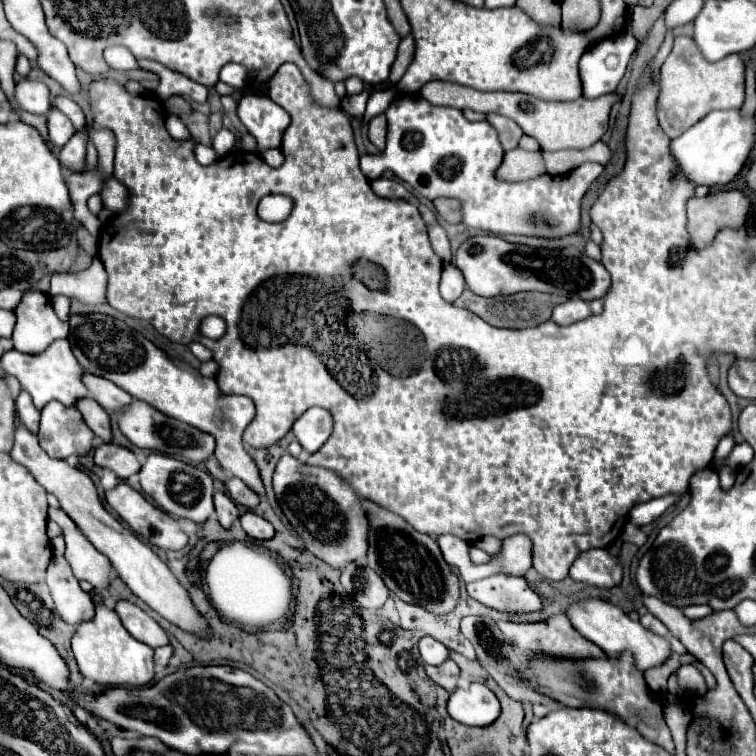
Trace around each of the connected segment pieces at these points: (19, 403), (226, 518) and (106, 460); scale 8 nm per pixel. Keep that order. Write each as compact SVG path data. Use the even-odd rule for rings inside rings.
M20 391L18 399L16 399L16 409L18 409L18 419L20 419L20 423L22 423L28 431L38 433L40 411L32 405L32 399L28 397L26 391Z
M216 491L216 493L214 493L214 505L216 505L218 521L220 521L220 525L226 527L226 529L234 523L234 519L240 517L236 503L234 503L226 493L222 493L222 491Z
M104 443L96 447L94 461L100 467L112 469L120 479L128 479L130 475L140 471L140 461L136 459L136 455L130 449L114 445L114 443Z

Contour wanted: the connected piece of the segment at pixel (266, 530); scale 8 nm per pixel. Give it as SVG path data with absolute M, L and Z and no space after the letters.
M252 511L244 513L244 515L240 517L240 523L242 523L242 529L244 529L252 539L264 541L264 539L272 539L272 537L274 537L274 527L272 527L266 519L262 519L260 515L256 515L256 513L252 513Z

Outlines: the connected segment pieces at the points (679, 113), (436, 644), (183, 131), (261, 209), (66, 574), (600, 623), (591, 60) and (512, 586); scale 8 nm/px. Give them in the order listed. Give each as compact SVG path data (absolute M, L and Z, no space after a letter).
M692 35L674 39L674 47L660 69L658 121L668 137L678 137L714 109L740 109L744 103L744 61L740 55L728 55L718 63L702 57Z
M422 637L420 639L420 655L428 665L440 665L442 661L448 659L450 653L440 641L436 641L432 637Z
M170 115L166 118L166 129L174 139L190 139L190 131L188 127L178 119L178 116Z
M270 195L264 197L258 205L258 215L264 221L276 223L276 221L284 221L292 211L292 199L290 197L282 197L282 195Z
M54 557L46 571L46 583L52 591L58 615L70 623L78 625L84 619L94 615L94 601L86 591L80 589L78 579L74 577L70 563L64 557Z
M596 597L582 599L582 601L572 603L572 605L566 607L566 617L572 621L572 627L576 627L576 631L580 635L584 635L586 639L590 639L598 647L602 647L606 655L616 657L622 651L632 651L634 659L636 659L636 665L638 665L640 671L656 667L656 665L664 663L670 657L670 643L664 637L660 637L660 635L644 629L640 625L640 621L632 621L618 605L614 605L610 601L596 599Z
M608 37L608 41L598 41L594 43L594 47L588 47L580 59L580 79L584 87L584 97L593 99L606 93L614 93L626 73L630 57L630 37Z
M492 575L466 585L470 597L498 611L538 611L540 597L528 587L524 577Z

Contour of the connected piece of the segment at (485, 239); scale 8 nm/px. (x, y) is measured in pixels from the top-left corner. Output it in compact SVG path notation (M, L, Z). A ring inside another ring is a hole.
M476 235L464 241L456 253L456 267L462 271L468 289L480 297L542 291L592 301L604 297L610 289L610 275L604 265L576 247L536 249L508 243L496 235Z

